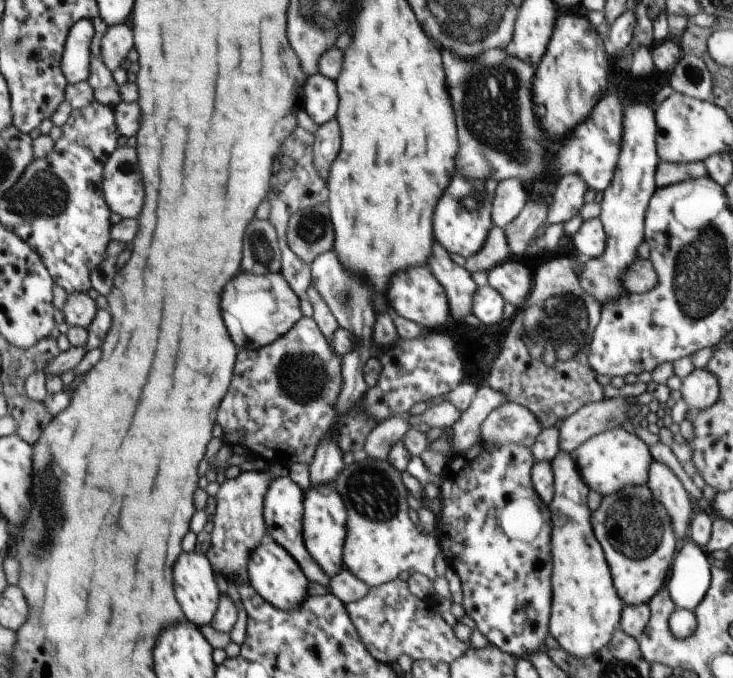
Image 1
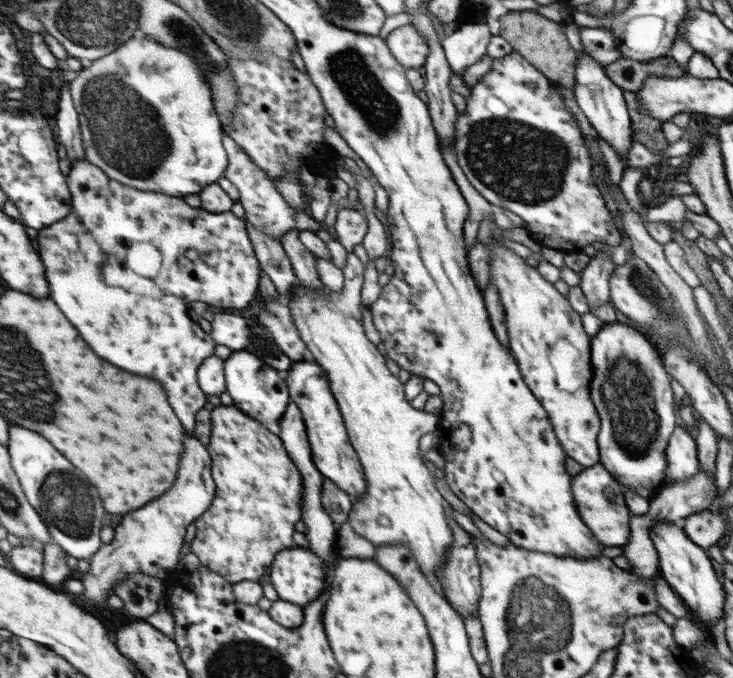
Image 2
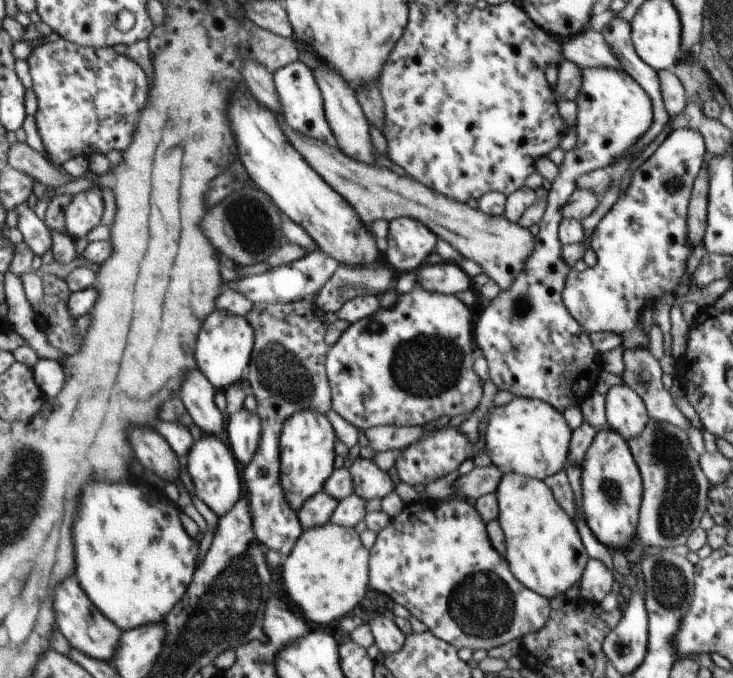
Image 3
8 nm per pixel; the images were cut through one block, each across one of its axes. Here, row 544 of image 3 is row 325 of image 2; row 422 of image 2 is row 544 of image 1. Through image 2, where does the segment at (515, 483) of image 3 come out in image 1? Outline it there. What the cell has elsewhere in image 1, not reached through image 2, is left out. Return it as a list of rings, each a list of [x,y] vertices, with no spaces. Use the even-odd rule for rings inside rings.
[[[564,451],[551,460],[555,493],[550,505],[552,512],[552,614],[550,634],[564,650],[579,659],[596,655],[610,642],[614,631],[620,626],[622,599],[619,597],[611,577],[608,563],[600,542],[593,530],[592,512],[588,508],[589,485],[581,477],[580,467],[573,455]]]

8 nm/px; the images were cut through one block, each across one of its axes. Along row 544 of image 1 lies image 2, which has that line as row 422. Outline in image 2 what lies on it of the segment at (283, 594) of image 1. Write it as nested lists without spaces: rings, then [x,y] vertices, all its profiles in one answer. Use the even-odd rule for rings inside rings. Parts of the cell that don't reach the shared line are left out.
[[[247,350],[235,351],[226,361],[227,381],[229,394],[234,399],[234,404],[238,408],[244,409],[250,416],[256,417],[270,429],[270,432],[281,434],[281,419],[284,418],[285,411],[288,410],[290,400],[288,398],[288,385],[284,378],[278,376],[276,369],[272,369],[265,360],[257,353]]]

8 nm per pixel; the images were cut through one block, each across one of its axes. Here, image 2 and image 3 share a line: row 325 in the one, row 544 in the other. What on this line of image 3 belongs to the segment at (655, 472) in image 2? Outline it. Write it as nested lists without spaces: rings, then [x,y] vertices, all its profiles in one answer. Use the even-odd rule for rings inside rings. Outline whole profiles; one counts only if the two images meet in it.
[[[610,428],[608,430],[599,430],[598,434],[594,436],[594,442],[592,442],[588,452],[584,455],[581,465],[582,510],[583,518],[588,528],[590,528],[598,541],[606,546],[609,552],[621,550],[621,548],[628,550],[634,546],[632,540],[637,536],[638,517],[643,493],[642,476],[628,446],[628,440]]]

